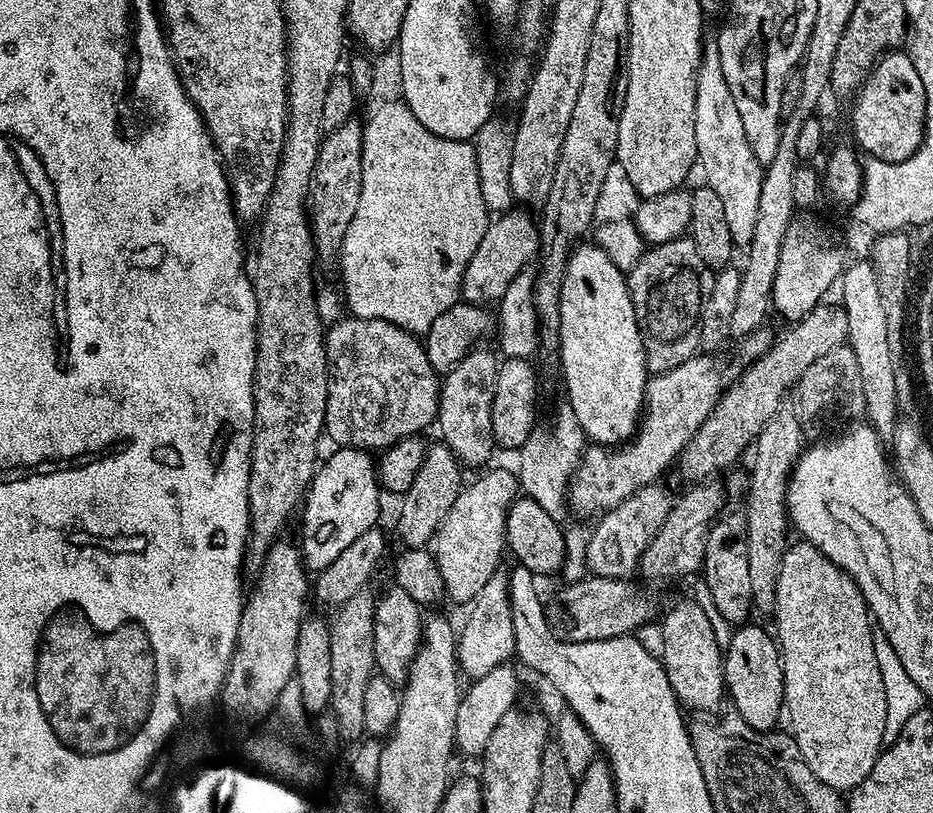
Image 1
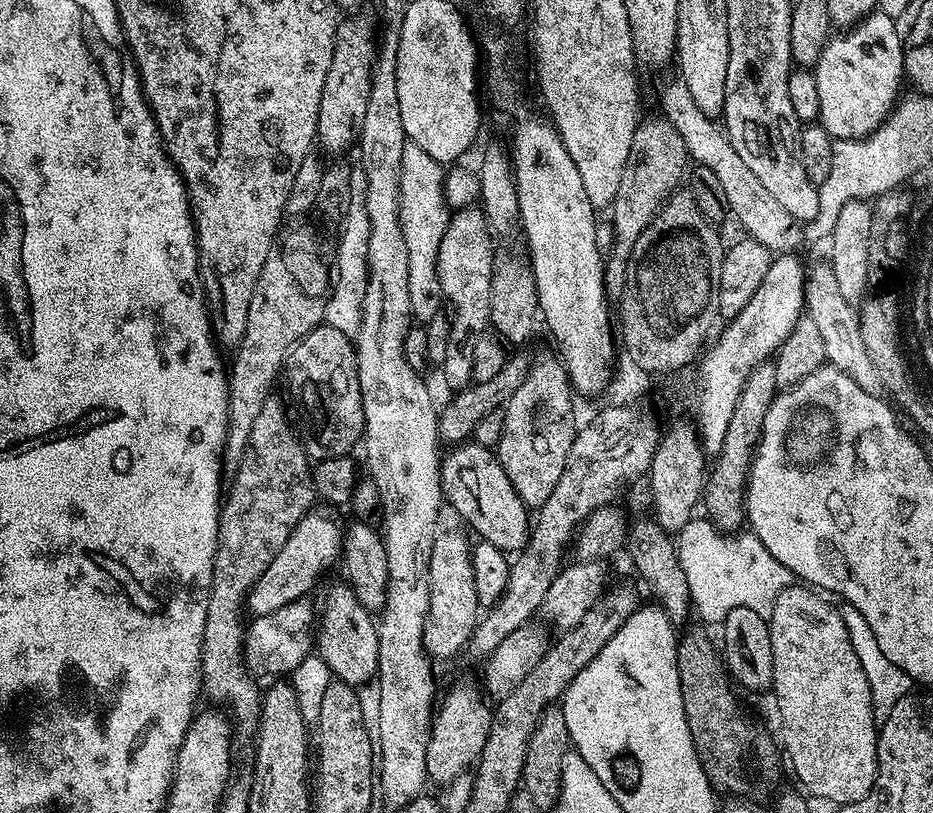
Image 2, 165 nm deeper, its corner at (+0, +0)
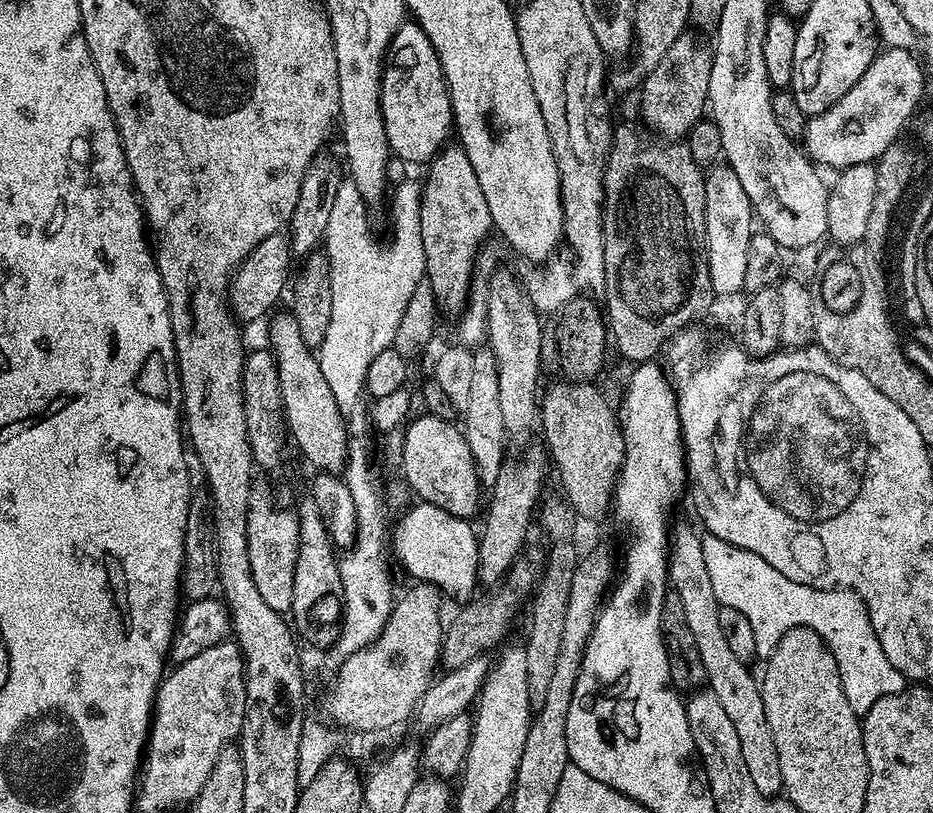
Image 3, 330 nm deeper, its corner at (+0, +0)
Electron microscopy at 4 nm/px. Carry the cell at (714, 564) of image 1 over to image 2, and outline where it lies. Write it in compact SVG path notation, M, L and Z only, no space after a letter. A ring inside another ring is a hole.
M765 362L754 366L742 386L742 394L738 394L738 402L734 402L734 414L730 414L730 426L726 426L726 438L722 438L722 450L715 453L716 465L713 468L711 465L702 493L703 515L722 532L731 534L745 523L744 494L748 486L748 471L752 468L752 455L756 453L756 443L762 434L766 410L777 391L776 365Z

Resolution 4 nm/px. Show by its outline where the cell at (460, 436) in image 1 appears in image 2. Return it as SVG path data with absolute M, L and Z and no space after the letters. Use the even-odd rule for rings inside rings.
M467 206L457 209L449 217L446 234L442 234L442 242L438 246L436 277L440 283L443 303L450 313L449 342L442 373L452 390L467 388L473 383L474 346L487 333L484 331L490 328L490 286L498 259L497 253L492 253L492 243L494 237L488 231L483 211L476 206Z

